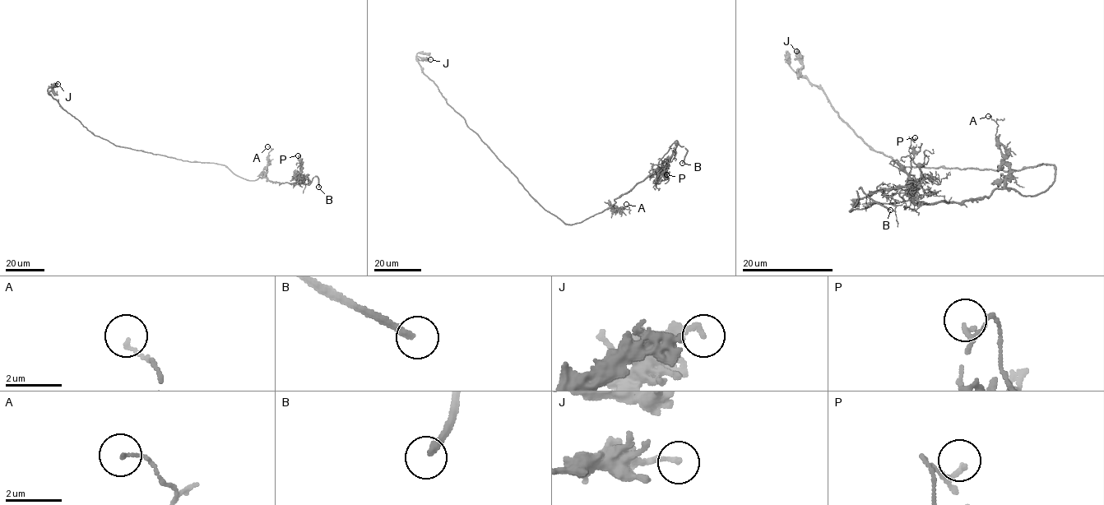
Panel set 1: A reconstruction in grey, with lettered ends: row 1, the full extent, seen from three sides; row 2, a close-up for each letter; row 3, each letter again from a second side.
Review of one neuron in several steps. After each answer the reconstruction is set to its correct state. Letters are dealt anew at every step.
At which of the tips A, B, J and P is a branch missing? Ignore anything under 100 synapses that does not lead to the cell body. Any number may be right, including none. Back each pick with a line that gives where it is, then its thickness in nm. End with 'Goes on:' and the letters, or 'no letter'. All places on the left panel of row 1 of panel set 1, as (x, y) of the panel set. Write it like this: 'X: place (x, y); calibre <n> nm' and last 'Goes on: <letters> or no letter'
B: place (318, 187); calibre 240 nm
Goes on: B

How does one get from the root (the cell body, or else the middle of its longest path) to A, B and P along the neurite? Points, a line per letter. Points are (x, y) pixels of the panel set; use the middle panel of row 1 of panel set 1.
A: (533, 197), (546, 210), (570, 224), (581, 222), (609, 208), (616, 211), (623, 207), (628, 209), (626, 204)
B: (533, 197), (565, 223), (577, 224), (609, 208), (614, 199), (645, 180), (675, 141), (687, 150), (682, 163)
P: (533, 197), (565, 223), (577, 224), (609, 208), (614, 199), (631, 191), (656, 169), (666, 174)

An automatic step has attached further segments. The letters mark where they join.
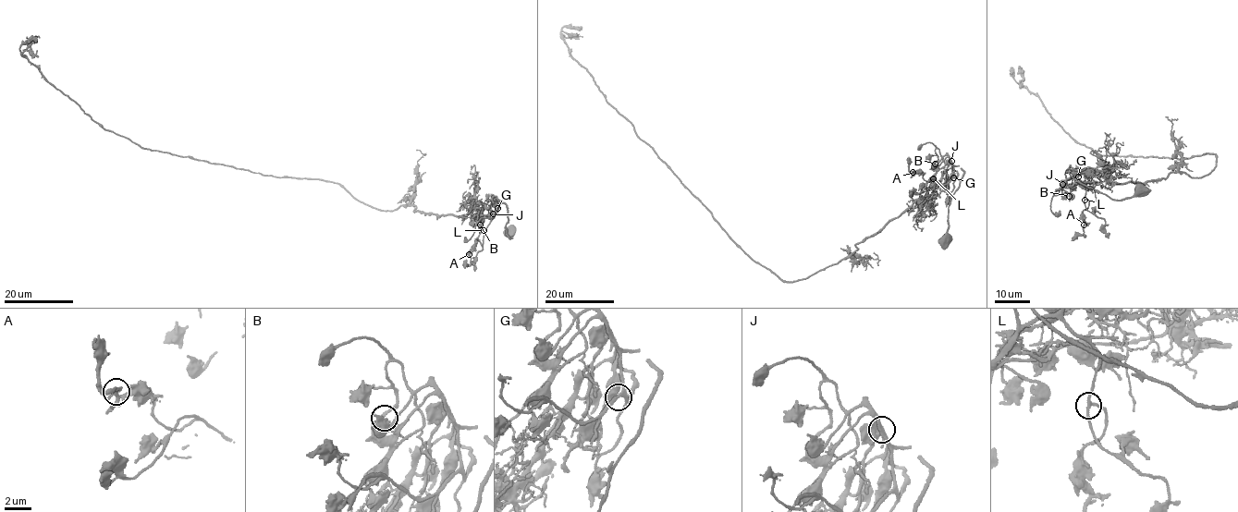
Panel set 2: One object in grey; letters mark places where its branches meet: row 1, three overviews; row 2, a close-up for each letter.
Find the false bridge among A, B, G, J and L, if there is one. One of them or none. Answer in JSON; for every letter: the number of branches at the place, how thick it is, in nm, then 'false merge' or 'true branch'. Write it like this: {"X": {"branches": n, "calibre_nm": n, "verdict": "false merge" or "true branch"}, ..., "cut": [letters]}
{"A": {"branches": 3, "calibre_nm": 220, "verdict": "true branch"}, "B": {"branches": 3, "calibre_nm": 360, "verdict": "true branch"}, "G": {"branches": 3, "calibre_nm": 200, "verdict": "true branch"}, "J": {"branches": 3, "calibre_nm": 220, "verdict": "false merge"}, "L": {"branches": 3, "calibre_nm": 180, "verdict": "true branch"}, "cut": ["J"]}

